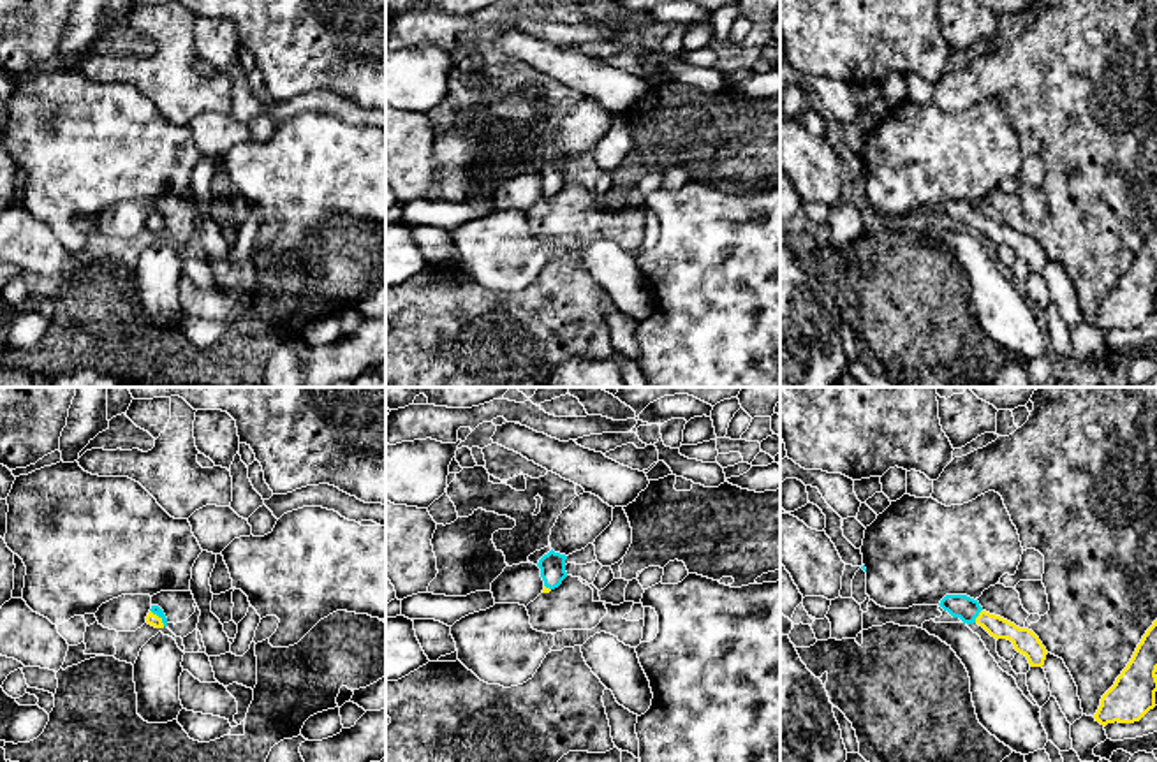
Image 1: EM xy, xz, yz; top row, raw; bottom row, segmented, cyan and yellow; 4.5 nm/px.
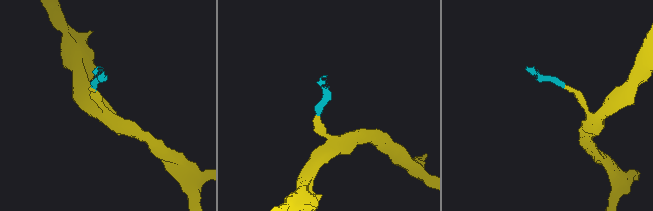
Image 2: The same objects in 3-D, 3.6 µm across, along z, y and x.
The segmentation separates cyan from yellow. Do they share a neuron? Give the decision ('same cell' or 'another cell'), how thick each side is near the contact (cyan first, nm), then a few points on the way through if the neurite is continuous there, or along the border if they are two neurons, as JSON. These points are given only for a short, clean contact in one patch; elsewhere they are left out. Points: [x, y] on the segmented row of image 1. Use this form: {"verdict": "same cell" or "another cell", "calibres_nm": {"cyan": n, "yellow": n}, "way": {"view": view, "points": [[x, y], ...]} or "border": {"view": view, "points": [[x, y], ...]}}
{"verdict": "same cell", "calibres_nm": {"cyan": 110, "yellow": 110}, "way": {"view": "yz", "points": [[967, 609], [978, 615], [1025, 641]]}}

